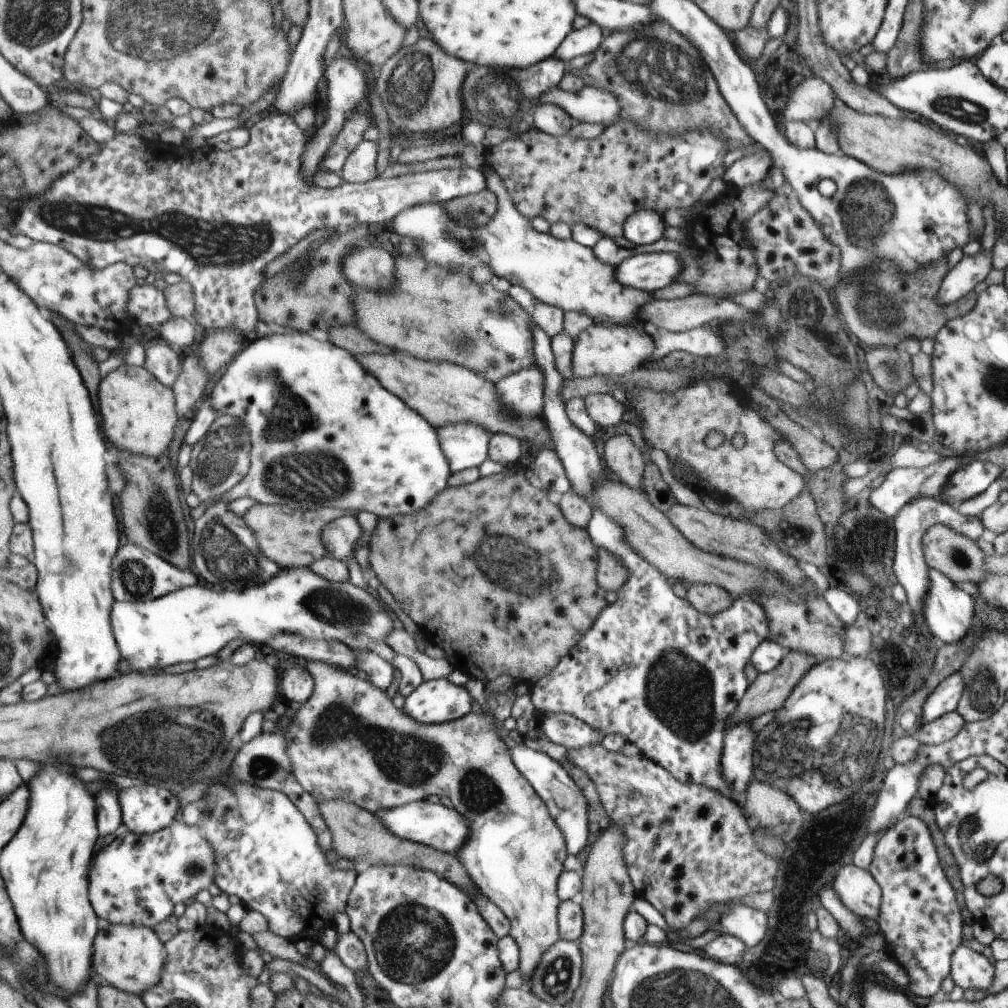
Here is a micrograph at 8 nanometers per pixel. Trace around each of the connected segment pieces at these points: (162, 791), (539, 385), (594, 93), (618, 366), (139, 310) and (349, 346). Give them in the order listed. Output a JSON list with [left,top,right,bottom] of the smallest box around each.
[[119,783,181,834],[494,366,543,418],[538,85,622,127],[571,321,655,378],[129,285,173,326],[328,325,392,356]]

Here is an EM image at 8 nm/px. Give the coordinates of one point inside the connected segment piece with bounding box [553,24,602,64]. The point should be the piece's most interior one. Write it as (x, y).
(579, 42)

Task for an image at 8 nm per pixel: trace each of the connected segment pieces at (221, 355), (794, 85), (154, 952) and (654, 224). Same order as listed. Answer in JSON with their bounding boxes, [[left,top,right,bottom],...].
[[199,330,244,376],[783,75,834,125],[94,921,168,994],[621,210,663,246]]

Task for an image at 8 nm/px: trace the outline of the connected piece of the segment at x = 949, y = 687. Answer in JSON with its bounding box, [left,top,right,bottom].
[921,672,966,723]

